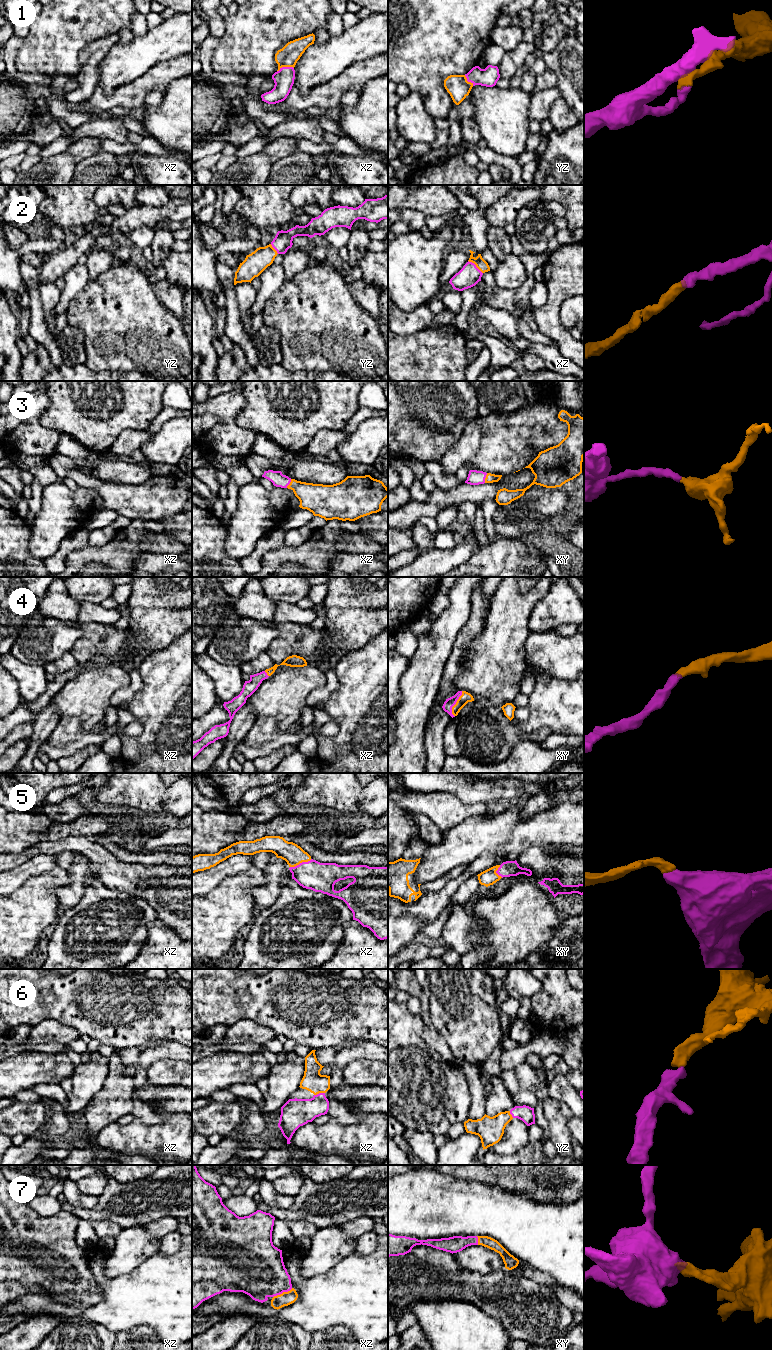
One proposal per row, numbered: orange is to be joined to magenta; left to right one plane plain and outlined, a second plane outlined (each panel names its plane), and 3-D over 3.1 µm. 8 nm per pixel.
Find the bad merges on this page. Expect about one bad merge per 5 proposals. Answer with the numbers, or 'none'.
none

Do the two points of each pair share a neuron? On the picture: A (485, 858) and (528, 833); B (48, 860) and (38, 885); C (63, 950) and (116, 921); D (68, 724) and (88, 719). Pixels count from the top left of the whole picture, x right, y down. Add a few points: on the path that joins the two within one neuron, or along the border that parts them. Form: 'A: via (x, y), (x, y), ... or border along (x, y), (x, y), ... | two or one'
A: border along (507, 853), (483, 851), (474, 860) | two
B: border along (58, 866), (30, 877), (23, 884) | two
C: via (76, 950), (82, 950), (103, 932) | one
D: border along (60, 718), (75, 716), (82, 730), (92, 729) | two

